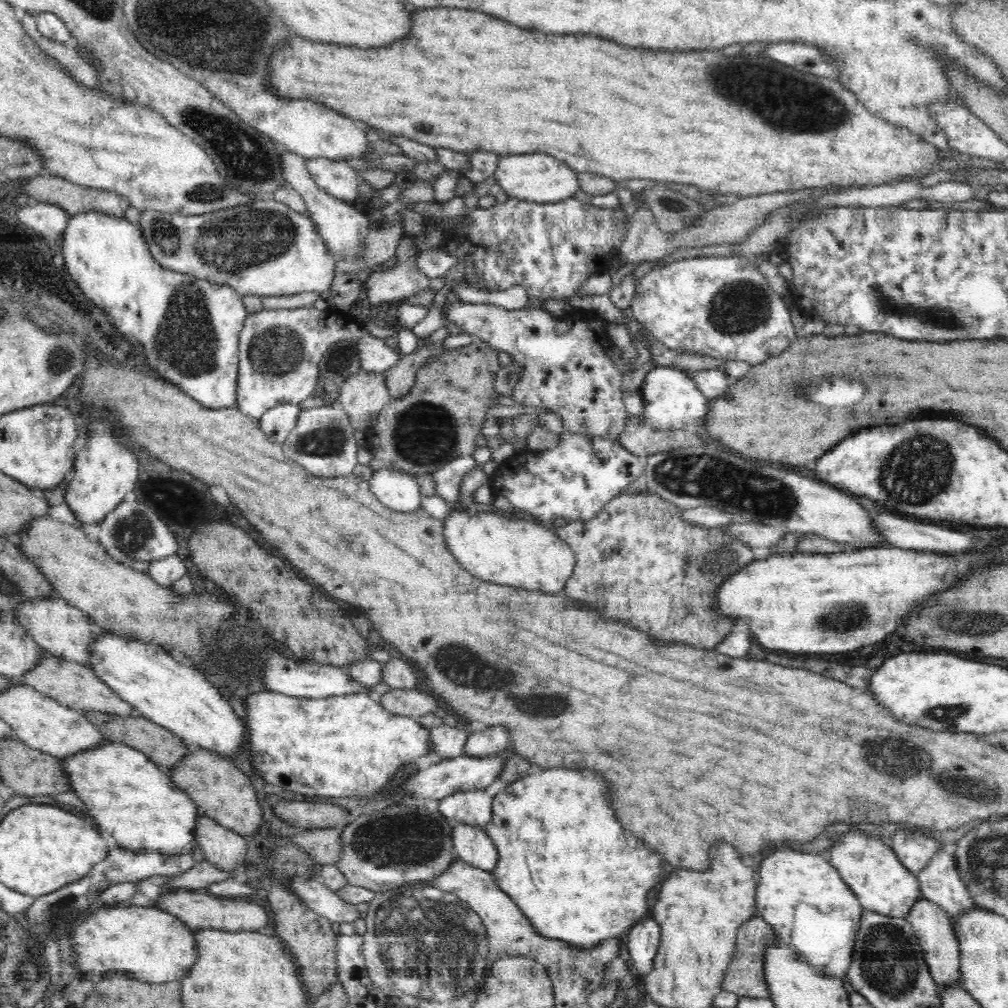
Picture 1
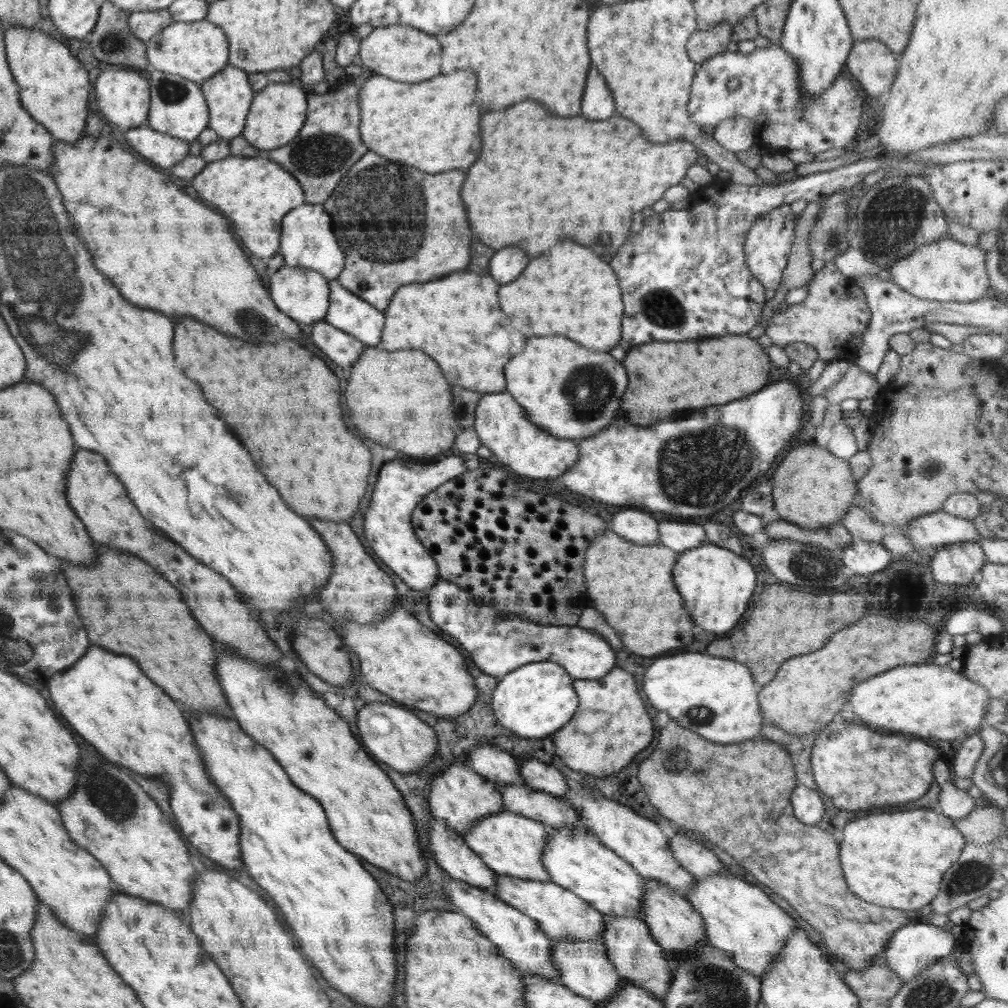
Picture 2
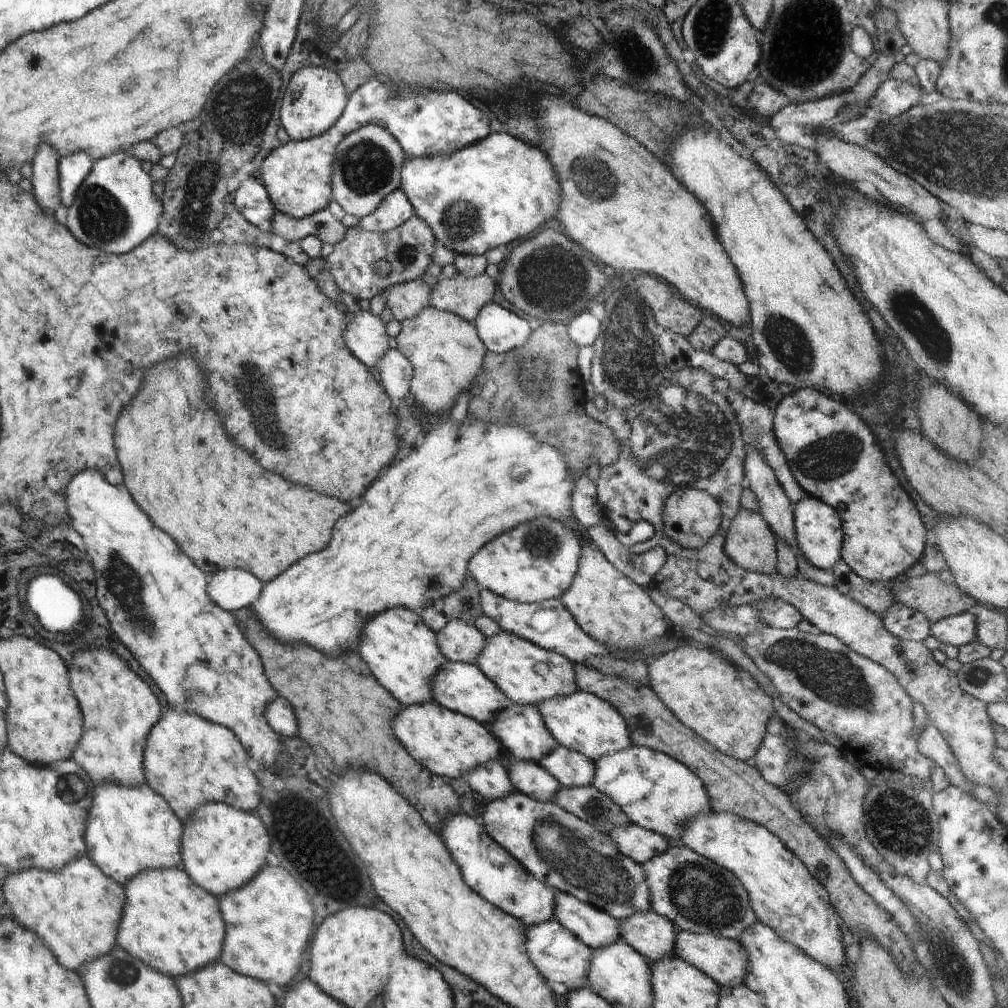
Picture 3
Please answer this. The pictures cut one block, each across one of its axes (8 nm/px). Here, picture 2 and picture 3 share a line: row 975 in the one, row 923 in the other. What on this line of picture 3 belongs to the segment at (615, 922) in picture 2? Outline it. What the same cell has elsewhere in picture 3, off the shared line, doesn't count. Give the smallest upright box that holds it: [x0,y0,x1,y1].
[618,911,676,963]

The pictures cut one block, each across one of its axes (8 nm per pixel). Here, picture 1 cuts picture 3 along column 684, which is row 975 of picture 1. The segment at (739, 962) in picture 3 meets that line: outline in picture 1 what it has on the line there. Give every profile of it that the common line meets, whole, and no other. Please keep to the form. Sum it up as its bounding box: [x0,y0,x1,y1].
[906,897,963,986]

